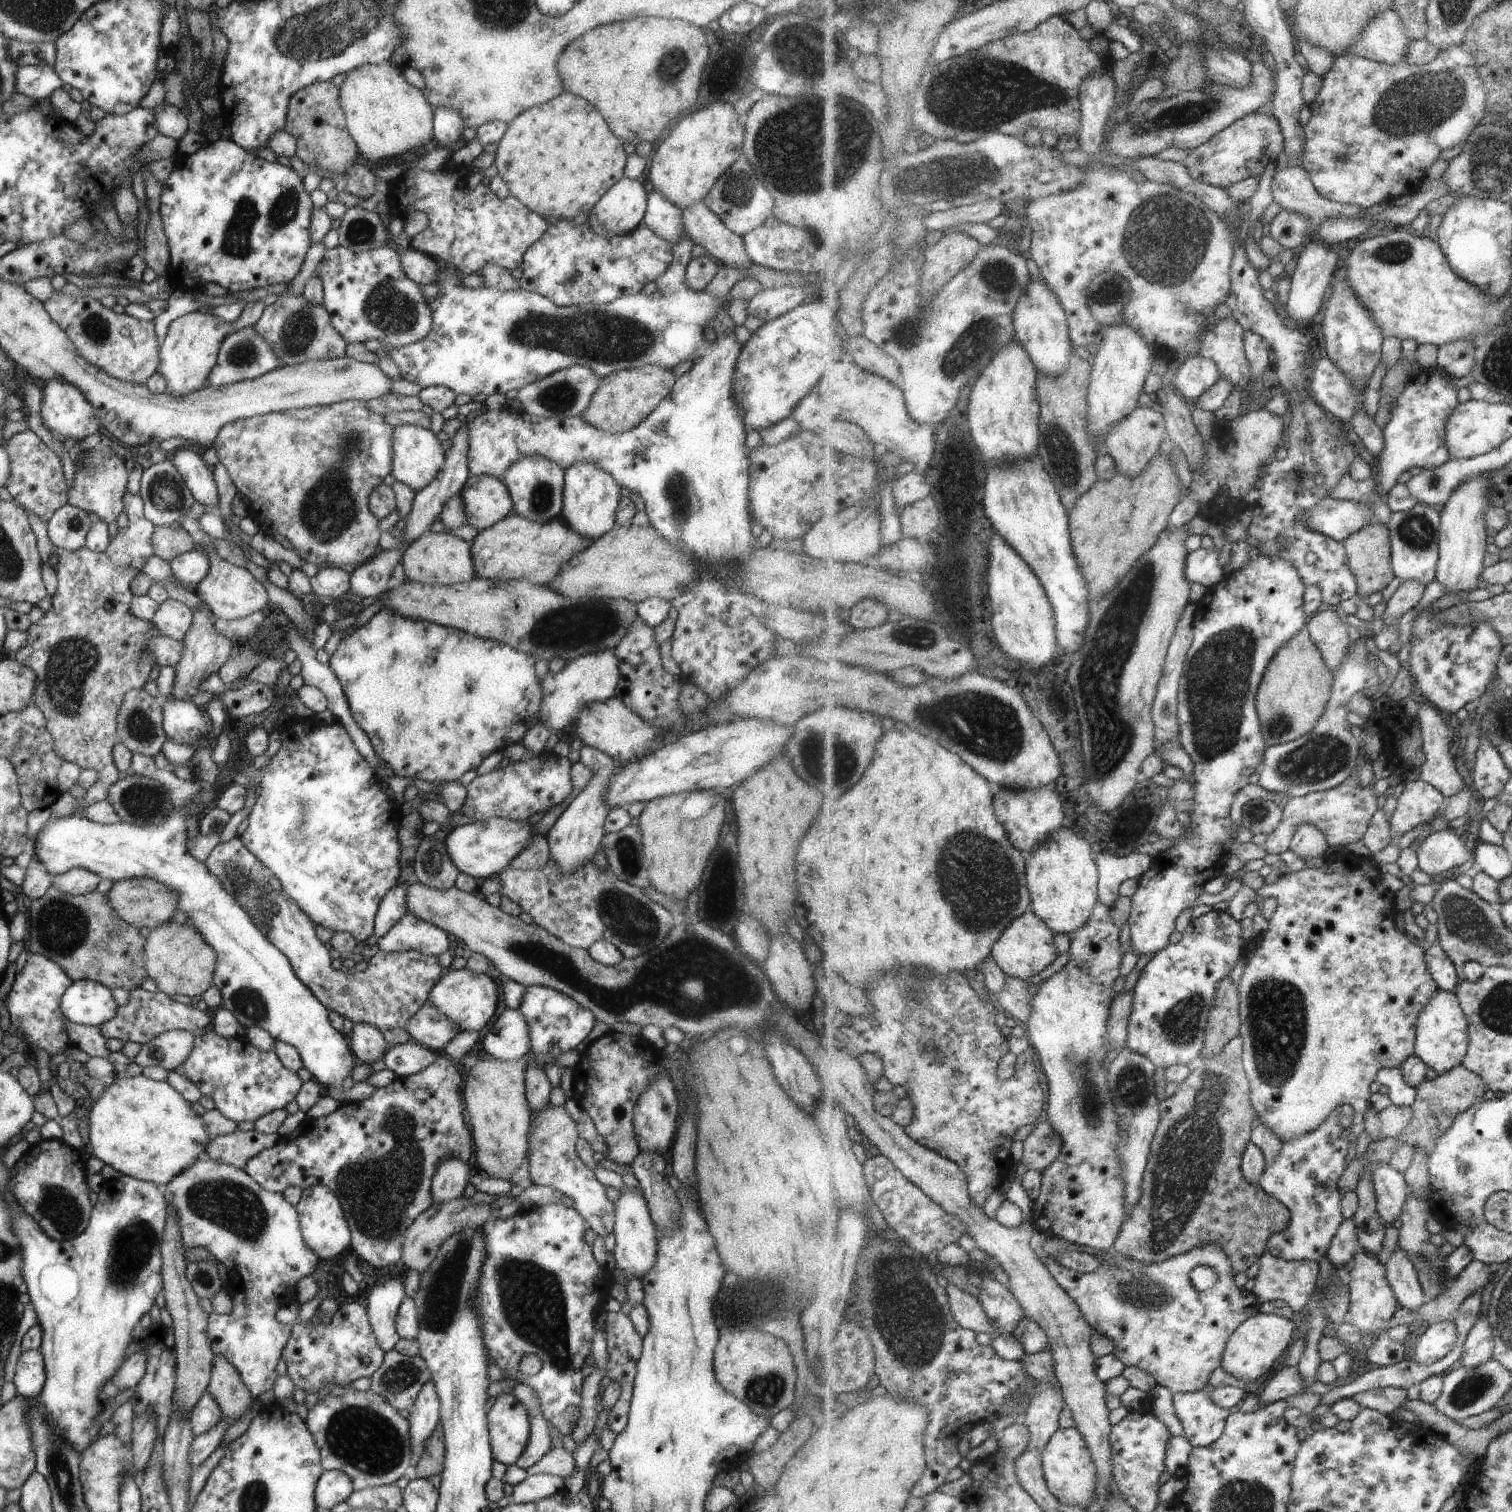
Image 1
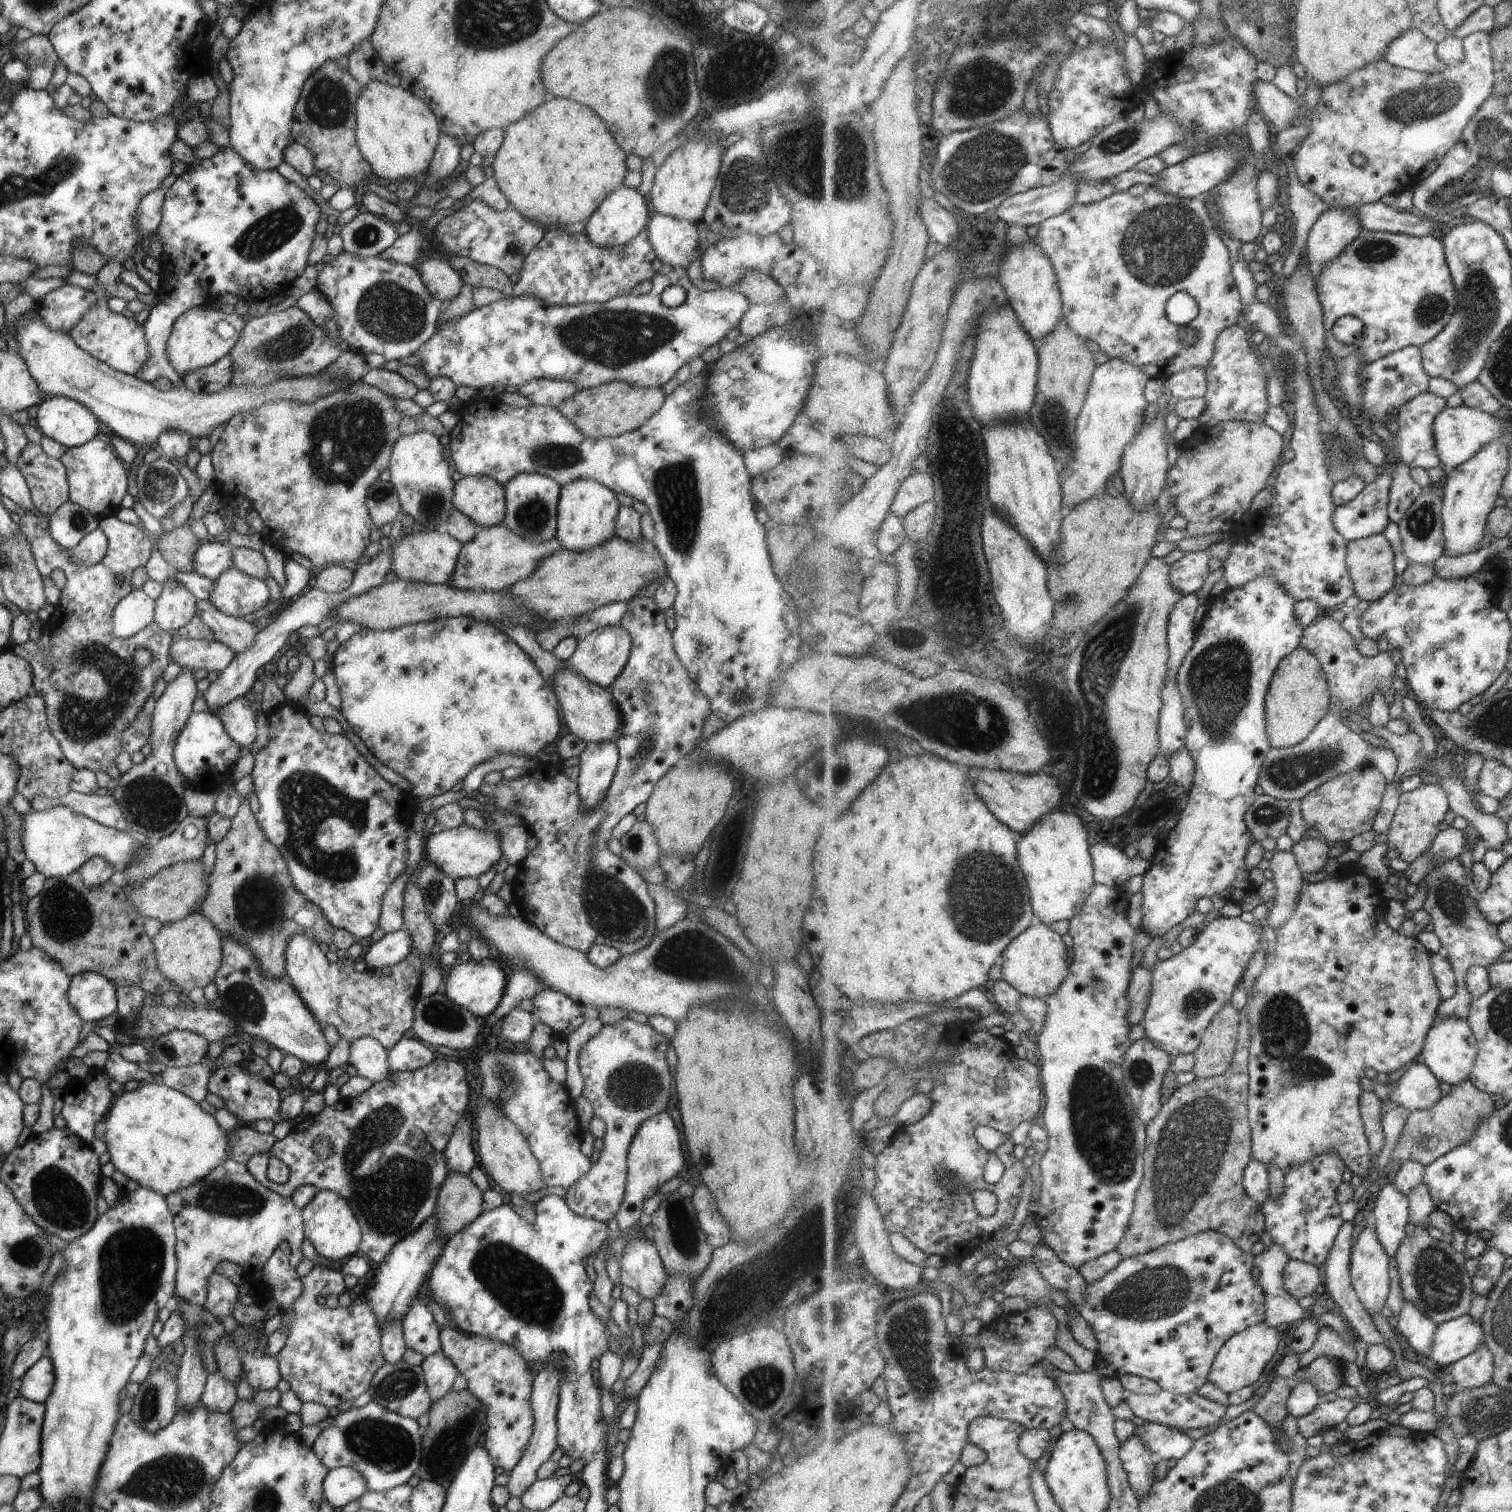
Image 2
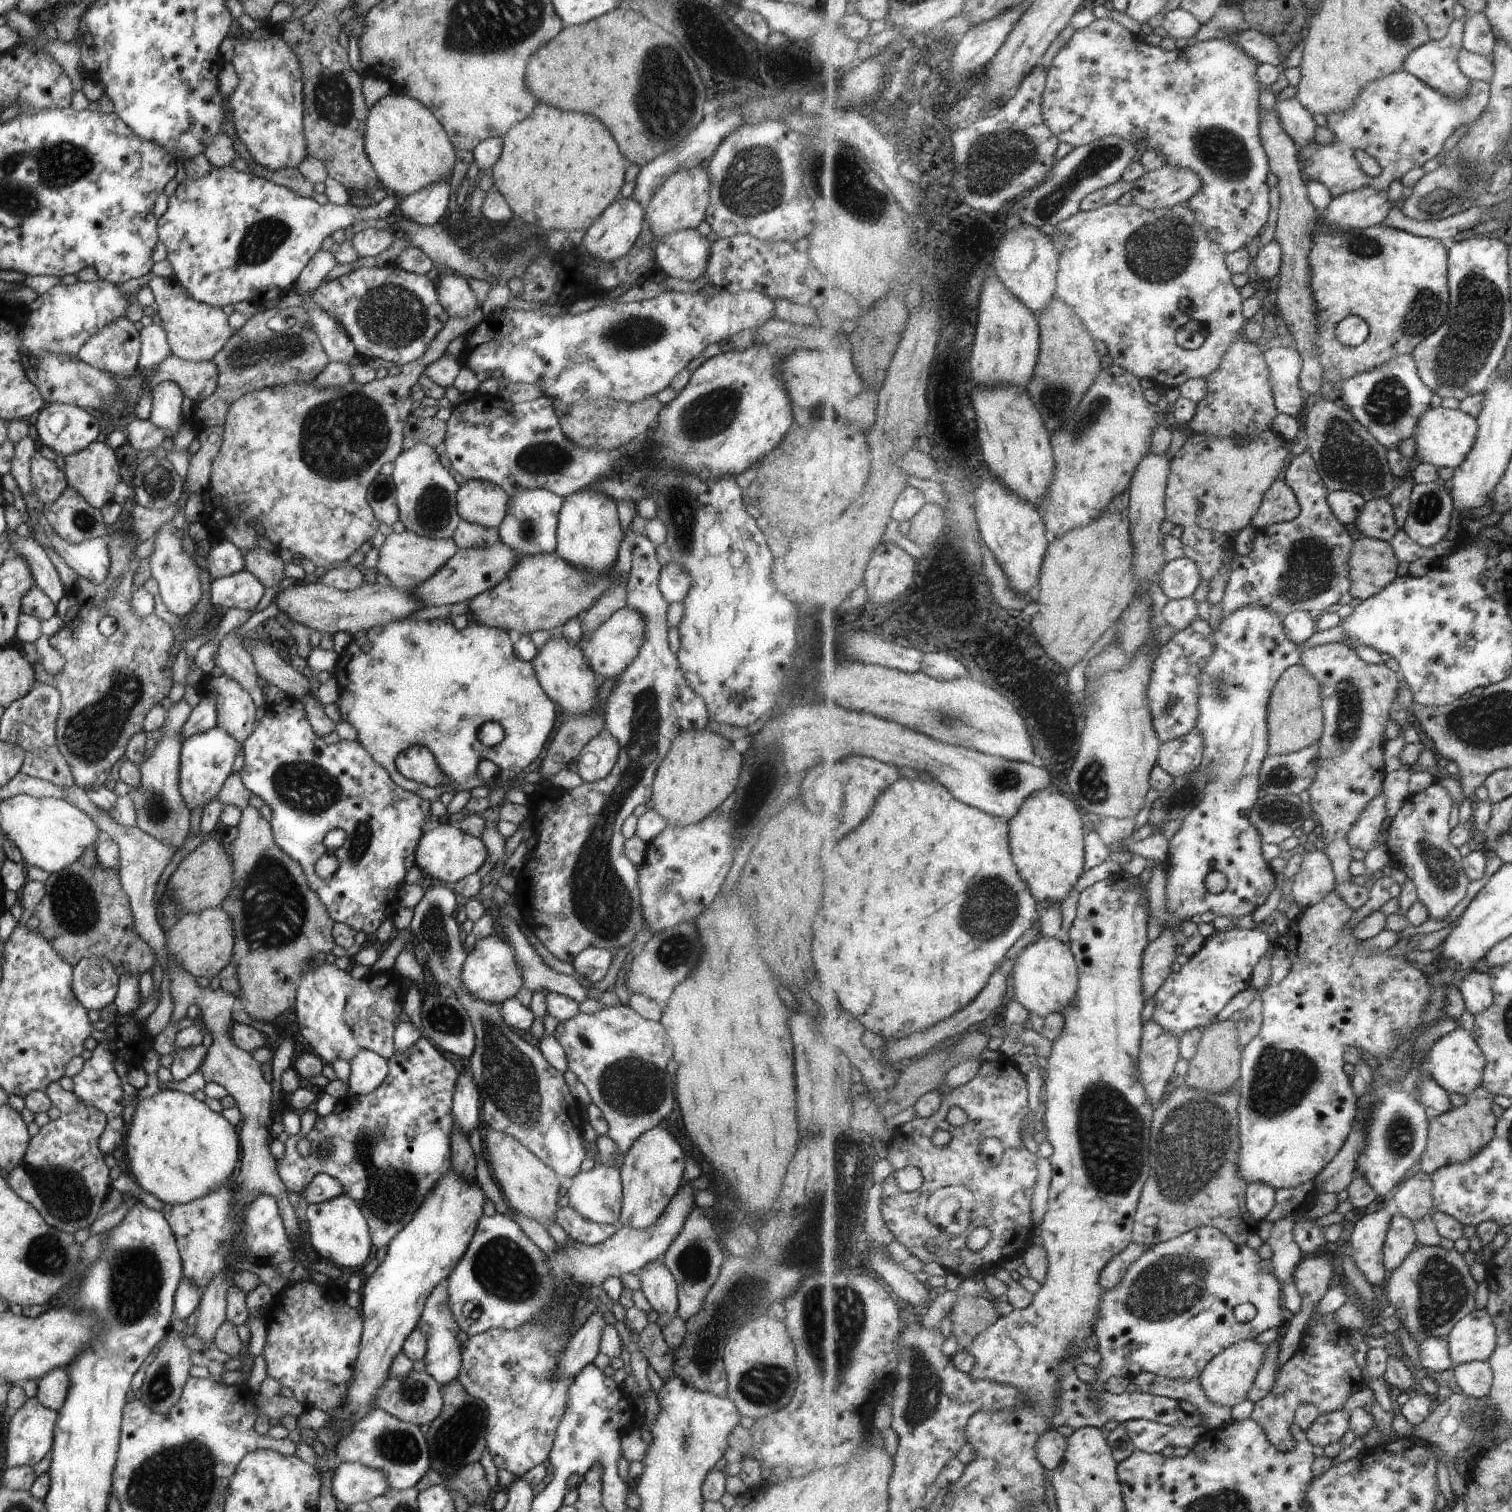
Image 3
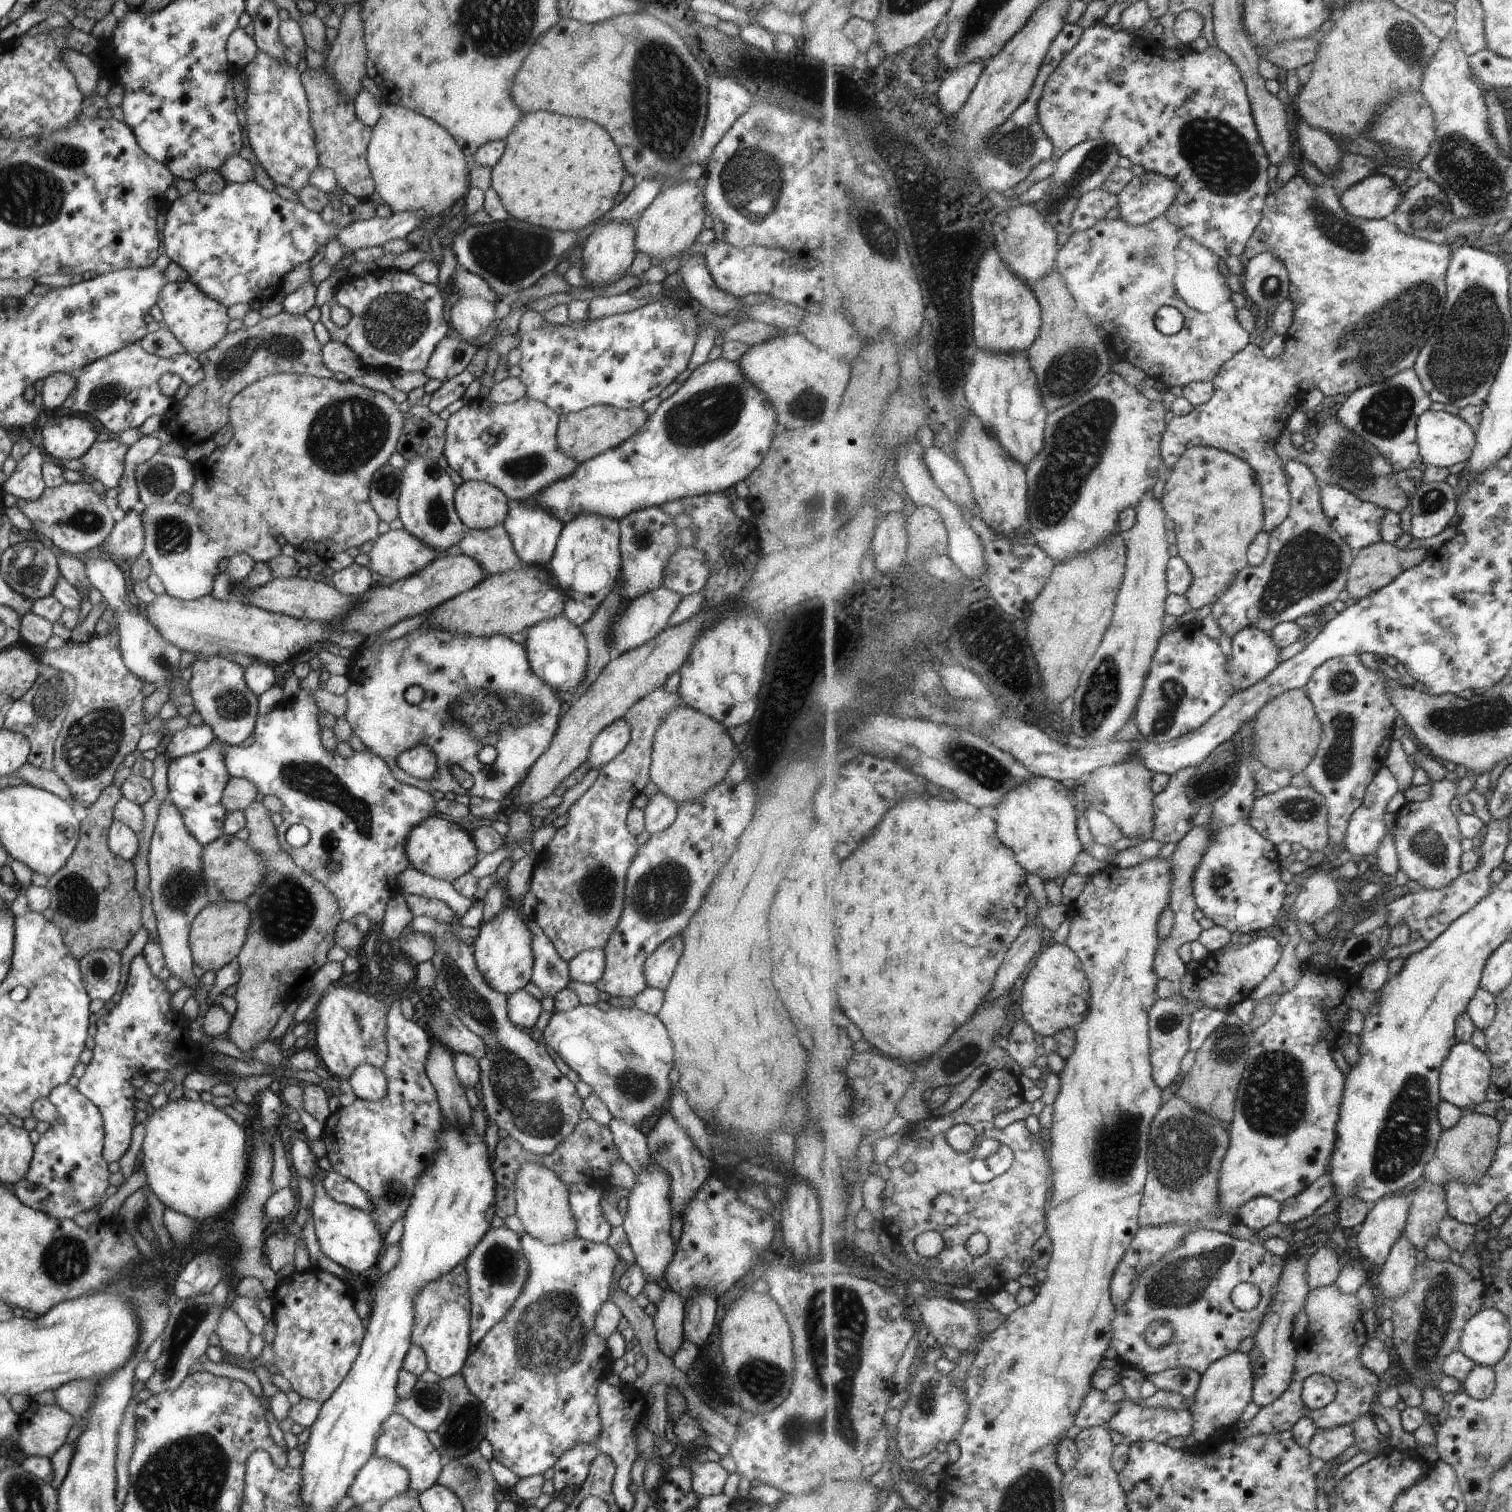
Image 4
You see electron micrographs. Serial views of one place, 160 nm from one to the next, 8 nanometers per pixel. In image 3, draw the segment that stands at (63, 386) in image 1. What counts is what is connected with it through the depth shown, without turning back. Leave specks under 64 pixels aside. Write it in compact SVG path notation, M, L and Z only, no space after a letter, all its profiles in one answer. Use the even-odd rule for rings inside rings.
M65 403L45 404L36 422L38 442L63 457L83 450L99 430L96 413Z

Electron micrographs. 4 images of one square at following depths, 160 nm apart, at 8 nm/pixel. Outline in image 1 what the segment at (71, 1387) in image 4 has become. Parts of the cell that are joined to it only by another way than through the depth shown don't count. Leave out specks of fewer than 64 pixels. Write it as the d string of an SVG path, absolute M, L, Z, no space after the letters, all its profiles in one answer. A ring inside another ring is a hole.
M39 1349L20 1352L12 1380L16 1394L25 1399L36 1398L45 1382L44 1372L44 1362Z

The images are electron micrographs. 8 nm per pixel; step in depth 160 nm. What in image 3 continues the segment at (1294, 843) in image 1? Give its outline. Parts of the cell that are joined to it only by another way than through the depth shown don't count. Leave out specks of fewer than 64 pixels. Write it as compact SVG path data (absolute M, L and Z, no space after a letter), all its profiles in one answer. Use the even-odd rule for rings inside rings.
M1308 846L1298 872L1292 880L1292 894L1300 908L1319 904L1335 890L1334 869L1324 851Z

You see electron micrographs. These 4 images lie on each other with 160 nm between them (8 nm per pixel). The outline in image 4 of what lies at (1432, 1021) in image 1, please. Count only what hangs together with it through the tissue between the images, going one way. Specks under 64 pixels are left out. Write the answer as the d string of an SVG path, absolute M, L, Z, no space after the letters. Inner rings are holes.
M1472 1042L1458 1043L1451 1049L1450 1056L1442 1066L1442 1098L1465 1111L1468 1111L1471 1106L1486 1103L1489 1101L1487 1091L1492 1085L1493 1072L1494 1064L1490 1061L1489 1054L1479 1050Z

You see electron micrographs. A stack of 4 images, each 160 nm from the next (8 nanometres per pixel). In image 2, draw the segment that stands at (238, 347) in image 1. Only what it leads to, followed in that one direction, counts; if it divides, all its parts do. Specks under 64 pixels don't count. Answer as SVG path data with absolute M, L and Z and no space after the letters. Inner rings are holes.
M231 352L205 368L185 374L182 380L193 392L211 394L230 385L233 376L233 358Z

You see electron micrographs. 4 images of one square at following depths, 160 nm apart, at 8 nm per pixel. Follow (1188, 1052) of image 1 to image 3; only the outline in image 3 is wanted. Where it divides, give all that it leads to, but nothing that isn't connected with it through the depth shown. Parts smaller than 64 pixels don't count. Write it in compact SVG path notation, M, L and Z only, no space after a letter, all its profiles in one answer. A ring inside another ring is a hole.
M1235 927L1227 932L1218 932L1205 939L1202 949L1194 954L1187 963L1185 963L1181 970L1177 973L1171 972L1171 976L1167 976L1167 981L1155 996L1155 1007L1152 1019L1161 1024L1167 1032L1175 1034L1177 1038L1183 1038L1187 1032L1197 1030L1197 1028L1207 1028L1215 1023L1219 1014L1240 993L1251 988L1251 976L1255 966L1267 956L1271 954L1273 948L1273 941L1269 940L1269 936L1257 927L1252 930L1243 930L1243 928Z

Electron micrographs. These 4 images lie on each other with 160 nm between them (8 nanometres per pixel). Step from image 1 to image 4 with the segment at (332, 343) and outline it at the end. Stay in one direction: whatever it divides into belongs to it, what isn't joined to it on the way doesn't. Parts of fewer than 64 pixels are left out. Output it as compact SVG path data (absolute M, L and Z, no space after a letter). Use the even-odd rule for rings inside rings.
M281 311L274 317L260 319L254 326L241 326L235 332L226 332L207 350L195 355L197 362L202 366L204 377L199 379L194 386L188 388L181 400L174 400L170 407L161 416L161 424L171 432L173 440L184 446L191 446L212 437L212 434L228 422L228 404L231 398L249 383L255 382L265 375L275 373L295 373L296 375L309 375L322 379L331 379L332 372L322 361L322 347L313 335L312 323L305 315L290 315Z

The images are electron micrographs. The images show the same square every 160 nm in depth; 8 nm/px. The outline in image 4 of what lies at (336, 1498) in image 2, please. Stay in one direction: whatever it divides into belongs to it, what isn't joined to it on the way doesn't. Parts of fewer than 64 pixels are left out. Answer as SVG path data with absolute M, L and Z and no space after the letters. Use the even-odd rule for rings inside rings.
M371 1456L356 1472L346 1495L360 1505L368 1500L384 1502L403 1494L409 1480L407 1469L399 1463L394 1463L387 1457Z

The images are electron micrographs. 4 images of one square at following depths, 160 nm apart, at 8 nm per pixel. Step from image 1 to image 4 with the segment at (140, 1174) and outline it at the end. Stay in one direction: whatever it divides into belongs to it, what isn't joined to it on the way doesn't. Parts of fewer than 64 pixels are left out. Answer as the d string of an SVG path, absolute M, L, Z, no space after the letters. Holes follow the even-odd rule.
M183 1096L175 1102L166 1102L165 1106L154 1110L149 1120L144 1124L144 1137L137 1158L145 1169L146 1185L163 1203L166 1210L205 1220L224 1212L236 1202L243 1192L243 1184L247 1178L247 1141L248 1132L227 1116L223 1109L214 1107L197 1099L190 1101Z

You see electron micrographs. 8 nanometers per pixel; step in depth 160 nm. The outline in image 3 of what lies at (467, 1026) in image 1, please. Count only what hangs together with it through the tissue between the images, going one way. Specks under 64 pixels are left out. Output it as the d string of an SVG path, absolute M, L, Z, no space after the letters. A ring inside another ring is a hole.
M498 931L480 938L473 949L465 957L460 972L462 985L476 999L492 1002L499 1006L504 1000L511 998L522 987L521 973L514 957L513 947Z

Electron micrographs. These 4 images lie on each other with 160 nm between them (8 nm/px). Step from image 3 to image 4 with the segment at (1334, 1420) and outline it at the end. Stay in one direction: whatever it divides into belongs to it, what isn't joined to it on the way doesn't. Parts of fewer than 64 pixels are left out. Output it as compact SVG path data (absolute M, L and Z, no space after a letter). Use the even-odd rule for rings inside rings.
M1345 1425L1332 1431L1319 1430L1308 1450L1315 1458L1333 1463L1335 1458L1339 1458L1353 1444L1356 1444L1353 1425Z

